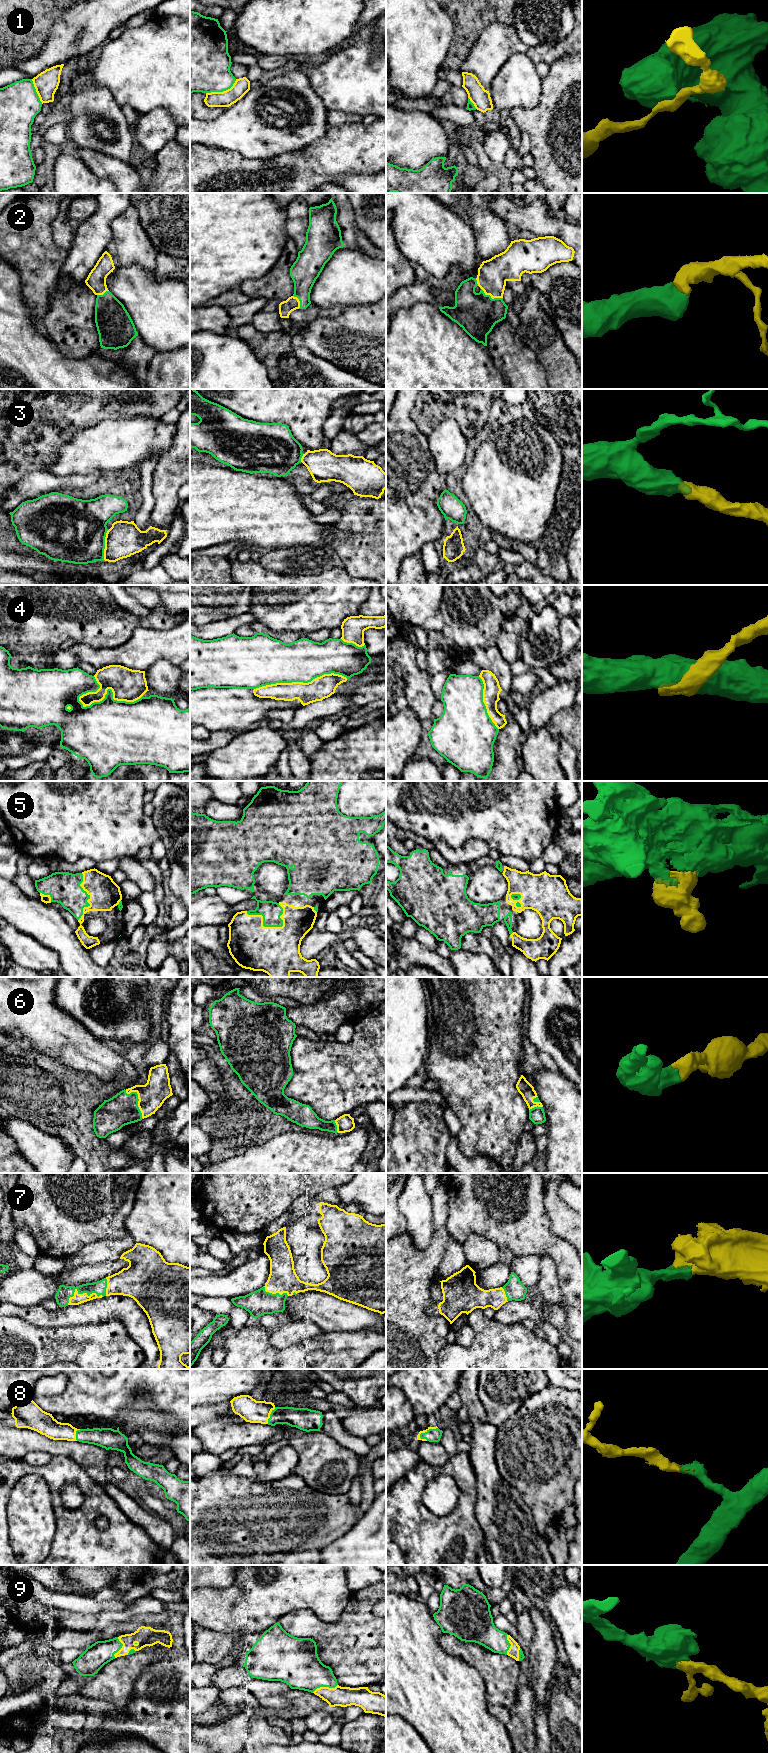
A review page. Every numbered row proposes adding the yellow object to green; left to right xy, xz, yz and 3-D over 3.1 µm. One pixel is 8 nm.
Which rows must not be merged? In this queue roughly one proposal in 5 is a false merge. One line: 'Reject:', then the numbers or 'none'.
Reject: 1, 4

